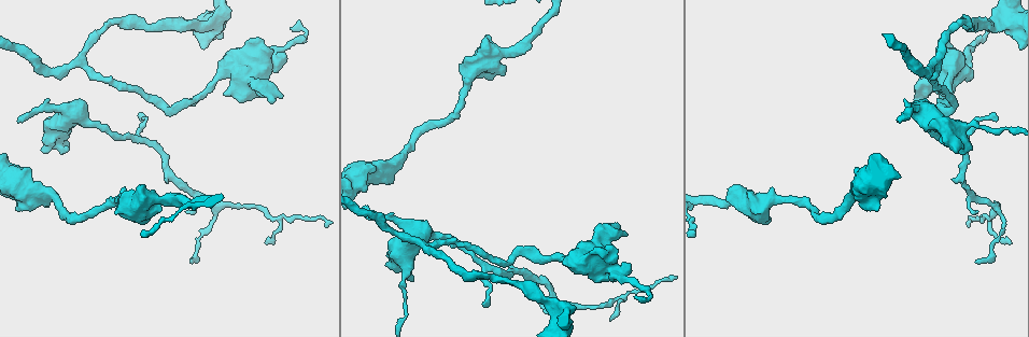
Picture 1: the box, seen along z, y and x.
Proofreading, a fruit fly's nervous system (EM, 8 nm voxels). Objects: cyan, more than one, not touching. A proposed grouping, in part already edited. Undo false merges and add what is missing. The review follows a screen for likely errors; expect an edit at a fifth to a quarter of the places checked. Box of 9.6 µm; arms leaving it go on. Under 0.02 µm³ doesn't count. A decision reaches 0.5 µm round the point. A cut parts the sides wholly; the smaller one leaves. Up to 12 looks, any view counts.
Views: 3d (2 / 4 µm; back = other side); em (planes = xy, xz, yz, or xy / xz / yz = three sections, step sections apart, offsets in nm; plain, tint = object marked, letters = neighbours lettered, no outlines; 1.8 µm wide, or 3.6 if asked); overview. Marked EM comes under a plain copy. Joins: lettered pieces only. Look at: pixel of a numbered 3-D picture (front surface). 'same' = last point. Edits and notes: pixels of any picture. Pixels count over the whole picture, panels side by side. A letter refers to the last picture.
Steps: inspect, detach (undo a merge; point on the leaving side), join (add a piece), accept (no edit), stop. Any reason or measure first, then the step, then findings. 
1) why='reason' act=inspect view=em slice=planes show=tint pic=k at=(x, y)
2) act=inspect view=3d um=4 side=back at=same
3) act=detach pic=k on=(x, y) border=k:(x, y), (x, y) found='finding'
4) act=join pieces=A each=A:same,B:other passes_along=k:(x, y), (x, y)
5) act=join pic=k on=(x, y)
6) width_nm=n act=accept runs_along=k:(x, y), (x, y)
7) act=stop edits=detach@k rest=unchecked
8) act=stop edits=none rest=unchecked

why='an open end' act=inspect view=em slice=planes show=tint pic=1 at=(611, 319)

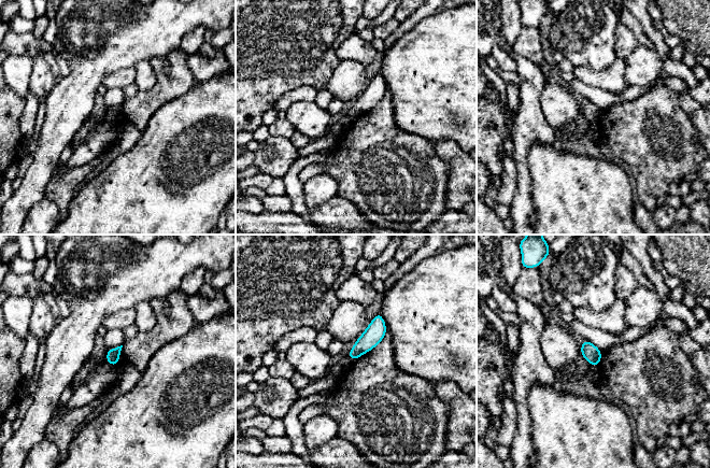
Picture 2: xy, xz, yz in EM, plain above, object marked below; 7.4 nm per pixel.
act=inspect view=em slice=planes show=letters at=same

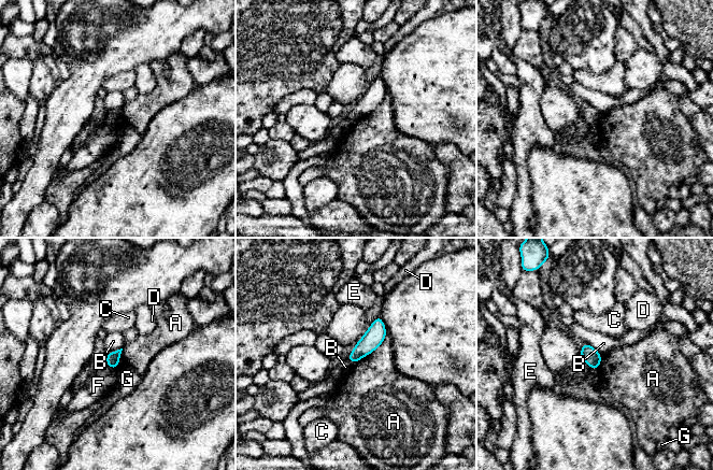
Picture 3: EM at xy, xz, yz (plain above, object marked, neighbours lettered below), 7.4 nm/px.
act=accept each=A:other,B:other,C:other,D:other,E:other,F:other,G:other border=3:(386, 336), (373, 351), (354, 364) found='no lettered piece goes on from it'

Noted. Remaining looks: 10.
why='branch stops here' act=inspect view=em slice=yz step=8 show=tint pic=1 at=(978, 262)

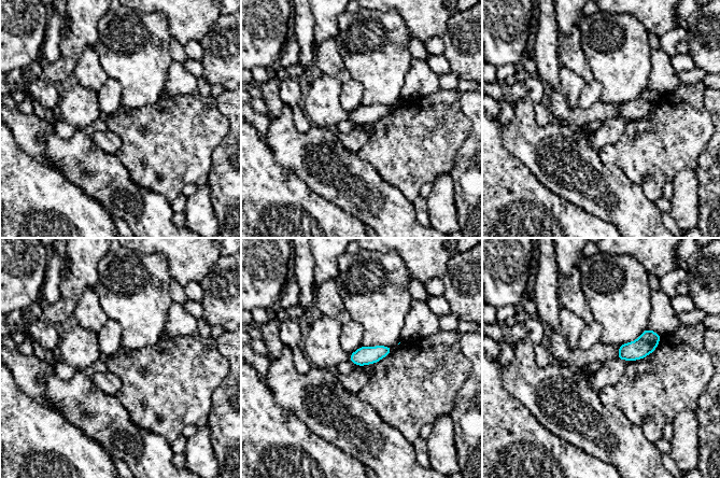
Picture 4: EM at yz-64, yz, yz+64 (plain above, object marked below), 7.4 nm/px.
why='cut it another way' act=inspect view=em slice=planes show=letters at=same

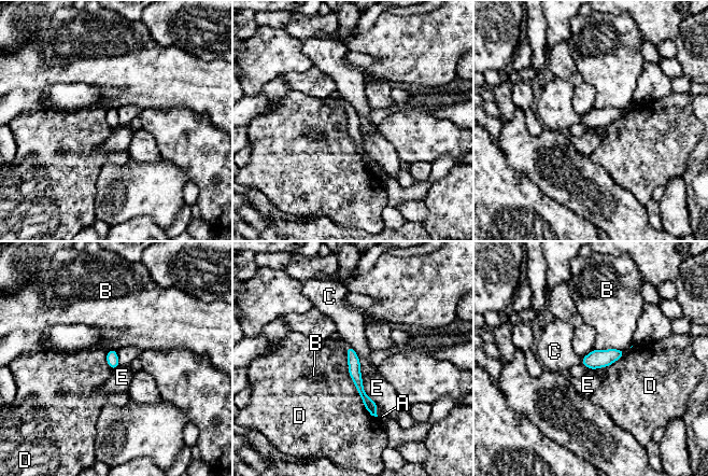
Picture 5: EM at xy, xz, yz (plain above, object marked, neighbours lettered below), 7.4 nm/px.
longest_contact=D:550nm act=accept each=A:other,B:other,C:other,D:other,E:other found='none of them fits'

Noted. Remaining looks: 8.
why='four-way junction' act=inspect view=em um=3.6 slice=planes show=tint pic=1 at=(597, 259)

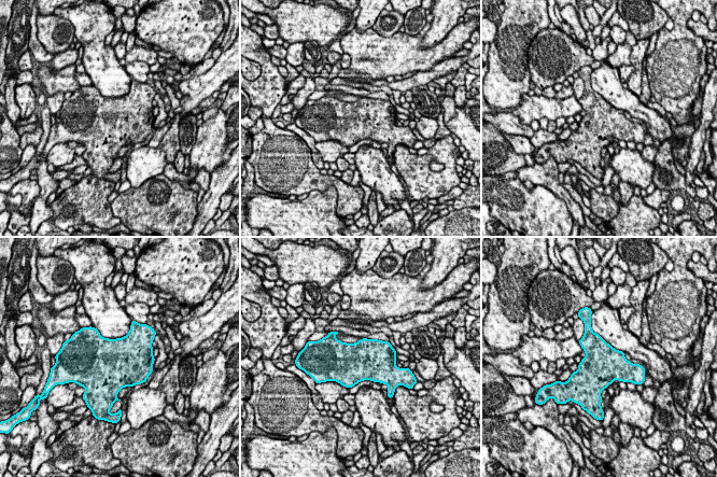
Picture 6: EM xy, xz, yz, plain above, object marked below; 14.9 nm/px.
why='what lies round it' act=inspect view=em um=3.6 slice=planes show=letters at=same

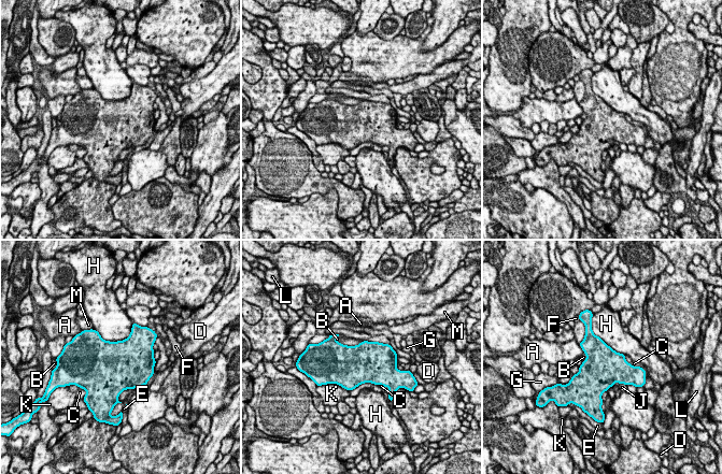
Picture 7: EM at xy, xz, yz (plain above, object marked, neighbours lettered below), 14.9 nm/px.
act=accept each=A:other,B:other,C:other,D:other,E:other,F:other,G:other,H:other,J:other,K:other,L:other,M:other border=7:(132, 325), (116, 341), (97, 331) found='one neuron here'

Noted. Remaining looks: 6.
why='arms part here' act=inspect view=3d um=2 pic=1 at=(428, 247)

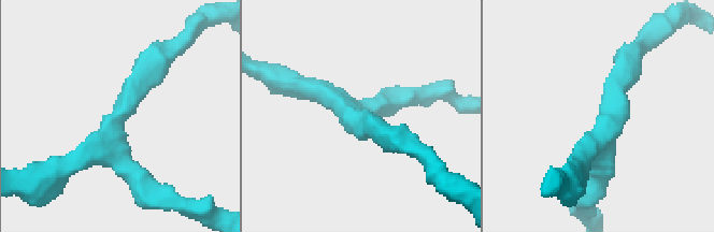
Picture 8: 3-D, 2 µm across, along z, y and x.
act=inspect view=em slice=yz step=8 show=letters pic=8 at=(121, 146)

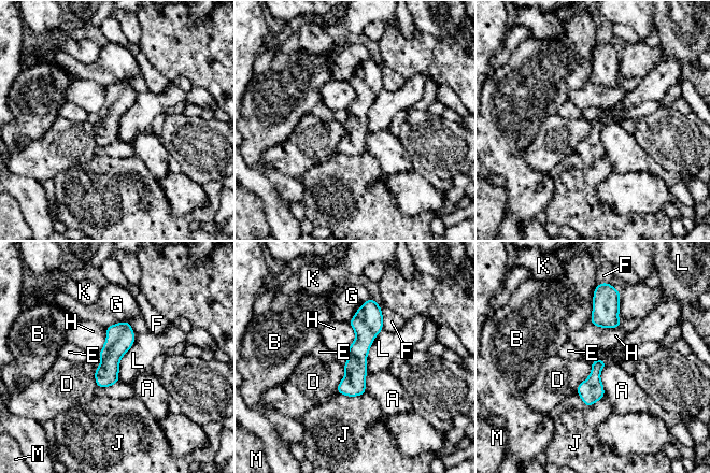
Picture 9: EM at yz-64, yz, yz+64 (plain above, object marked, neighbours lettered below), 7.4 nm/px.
width_nm=100 act=accept each=A:other,B:other,D:other,E:other,F:other,G:other,H:other,J:other,K:other,L:other,M:other border=9:(136, 337), (121, 359), (118, 382) found='continuous, no second neuron'

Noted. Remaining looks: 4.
act=inspect view=3d um=4 side=back pic=1 at=(877, 208)

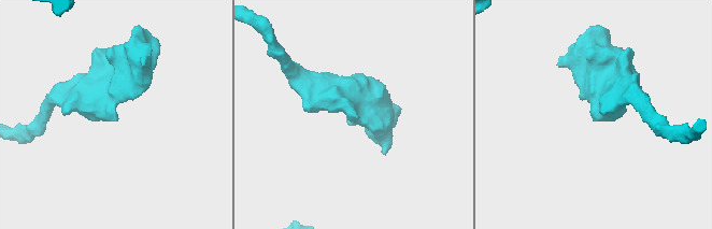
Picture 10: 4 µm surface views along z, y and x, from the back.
why='shape alone is not enough' act=inspect view=em slice=planes show=letters pic=10 at=(593, 119)

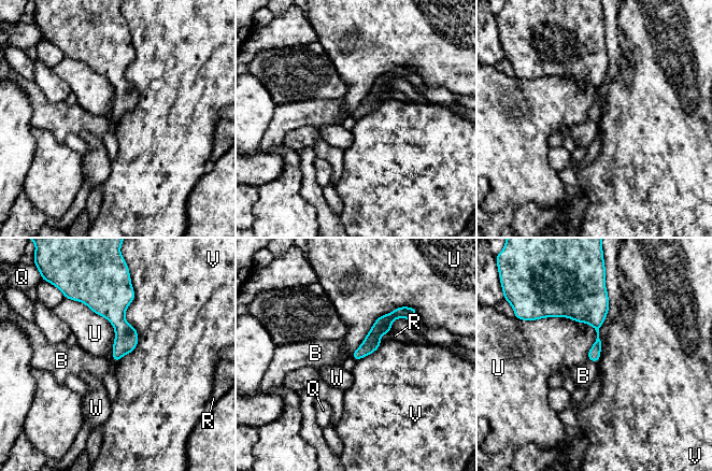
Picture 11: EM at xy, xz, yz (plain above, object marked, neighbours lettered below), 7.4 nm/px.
longest_contact=V:600nm act=accept each=B:other,Q:other,R:other,U:other,V:other,W:other found='no lettered piece goes on from it'

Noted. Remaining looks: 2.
act=stop edits=none rest=unchecked

